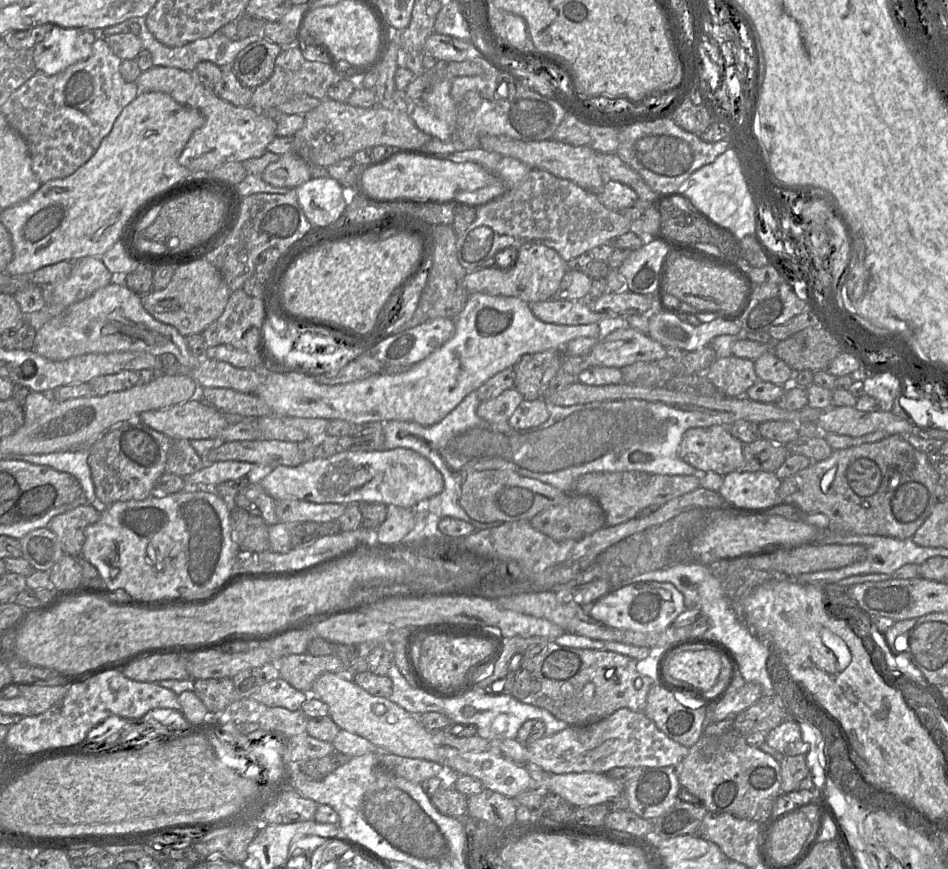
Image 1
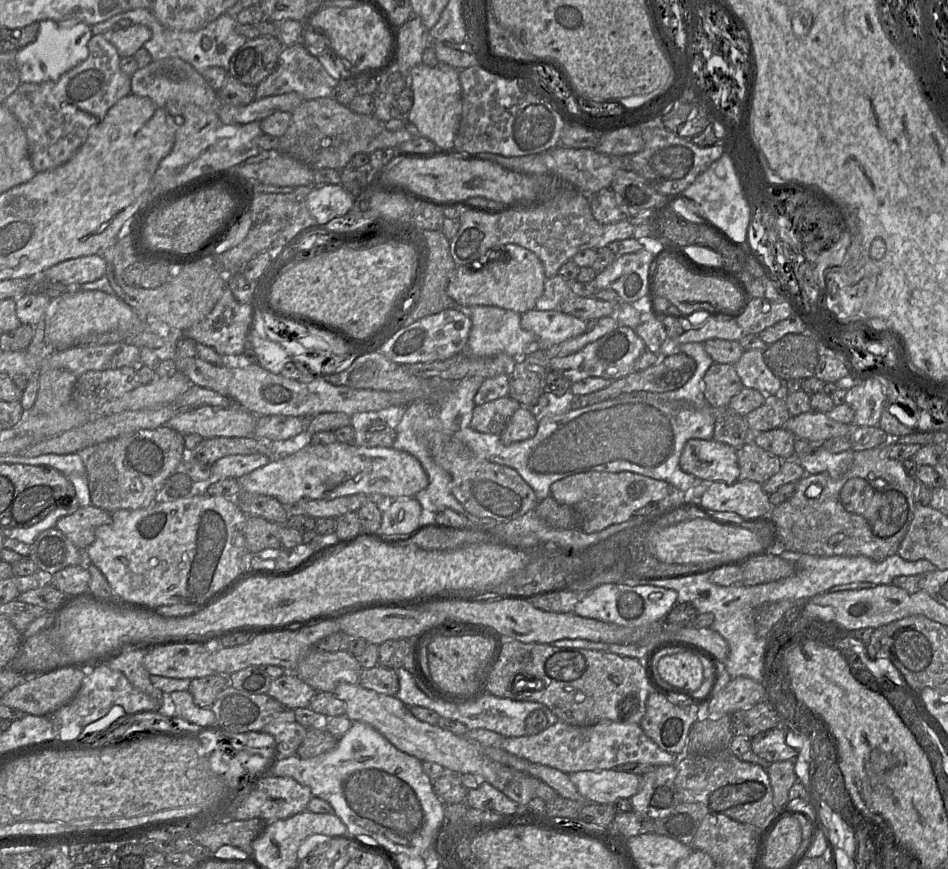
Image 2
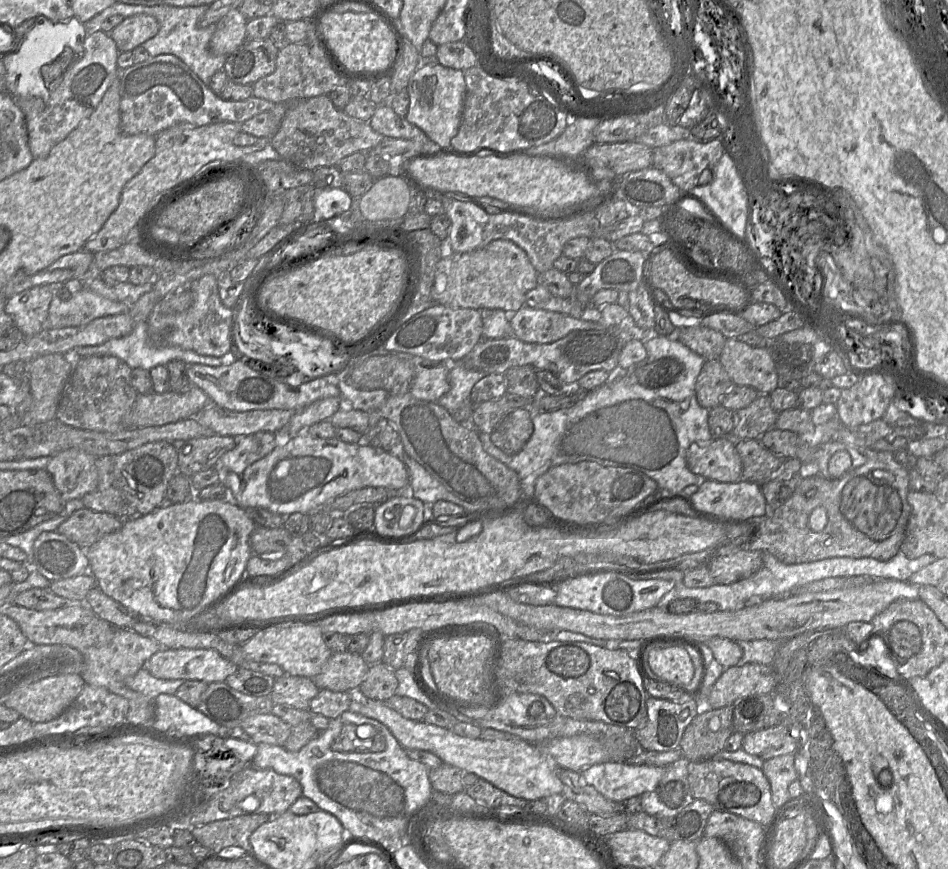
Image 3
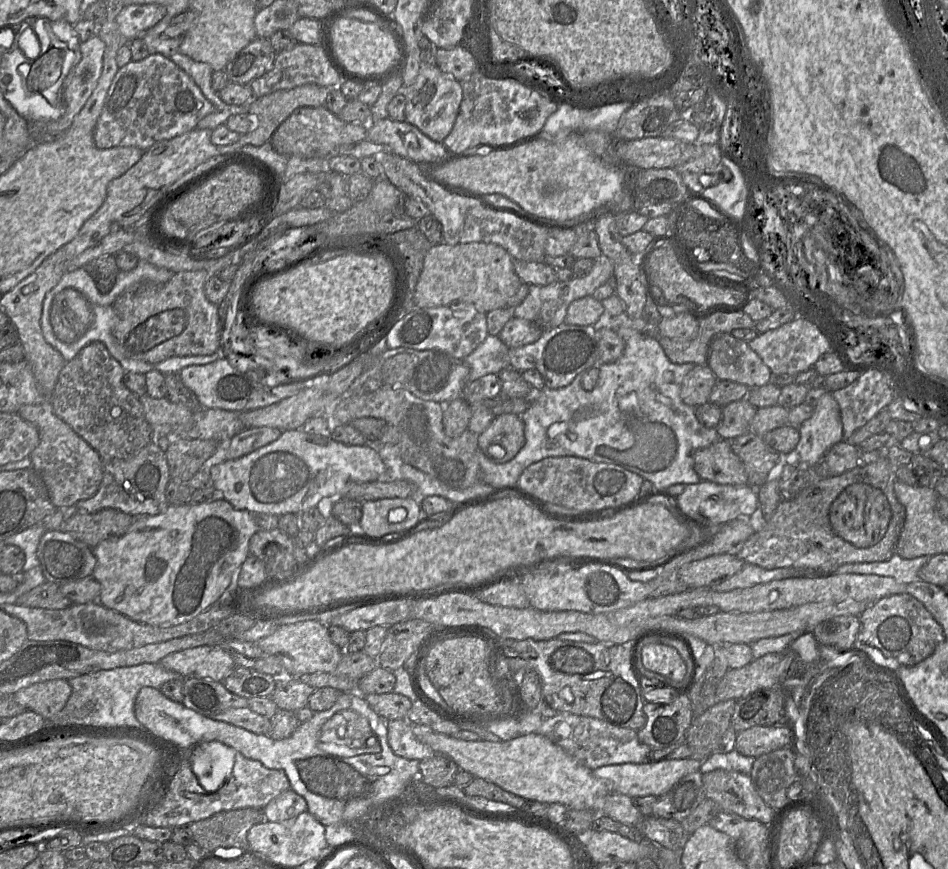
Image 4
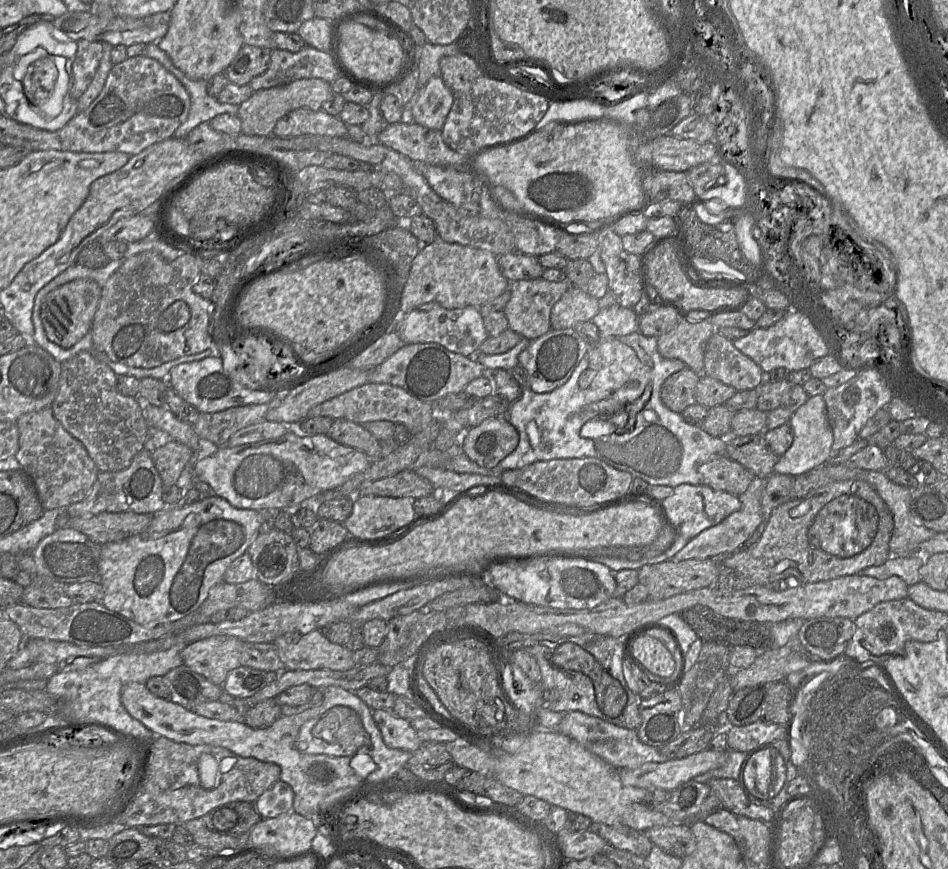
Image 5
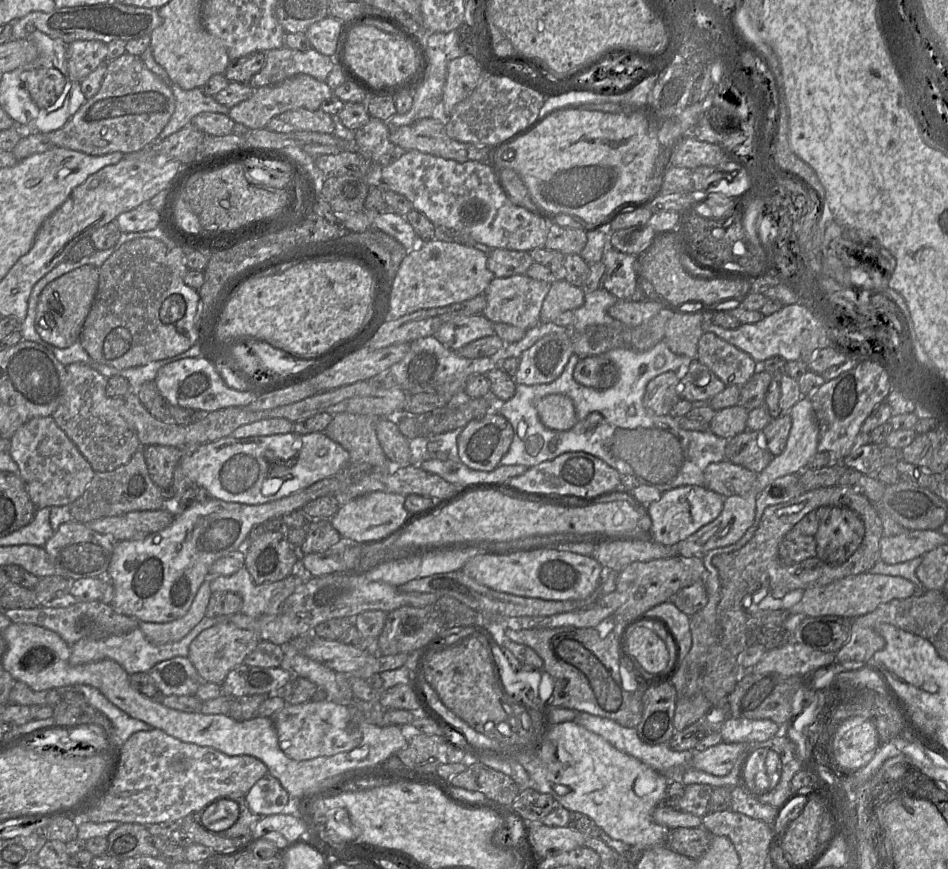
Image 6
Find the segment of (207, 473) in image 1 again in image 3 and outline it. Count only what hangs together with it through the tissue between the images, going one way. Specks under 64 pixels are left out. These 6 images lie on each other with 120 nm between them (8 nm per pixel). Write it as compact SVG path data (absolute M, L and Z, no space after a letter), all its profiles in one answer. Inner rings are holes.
M257 432L237 439L236 446L224 453L213 468L223 473L242 473L249 465L265 457L279 444L280 435Z

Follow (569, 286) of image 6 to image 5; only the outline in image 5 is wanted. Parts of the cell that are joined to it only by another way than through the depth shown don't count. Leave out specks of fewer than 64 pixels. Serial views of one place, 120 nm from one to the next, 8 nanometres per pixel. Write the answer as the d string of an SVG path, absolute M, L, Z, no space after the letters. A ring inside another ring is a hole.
M572 286L552 307L551 328L554 330L573 328L579 322L591 321L599 310L598 299L582 288Z

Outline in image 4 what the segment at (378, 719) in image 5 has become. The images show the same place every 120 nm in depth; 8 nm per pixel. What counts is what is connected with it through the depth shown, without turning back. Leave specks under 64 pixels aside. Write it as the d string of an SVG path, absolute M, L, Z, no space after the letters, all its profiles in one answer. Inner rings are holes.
M405 719L386 720L388 743L392 751L403 758L423 760L432 757L435 752L420 742L412 731L412 723Z

